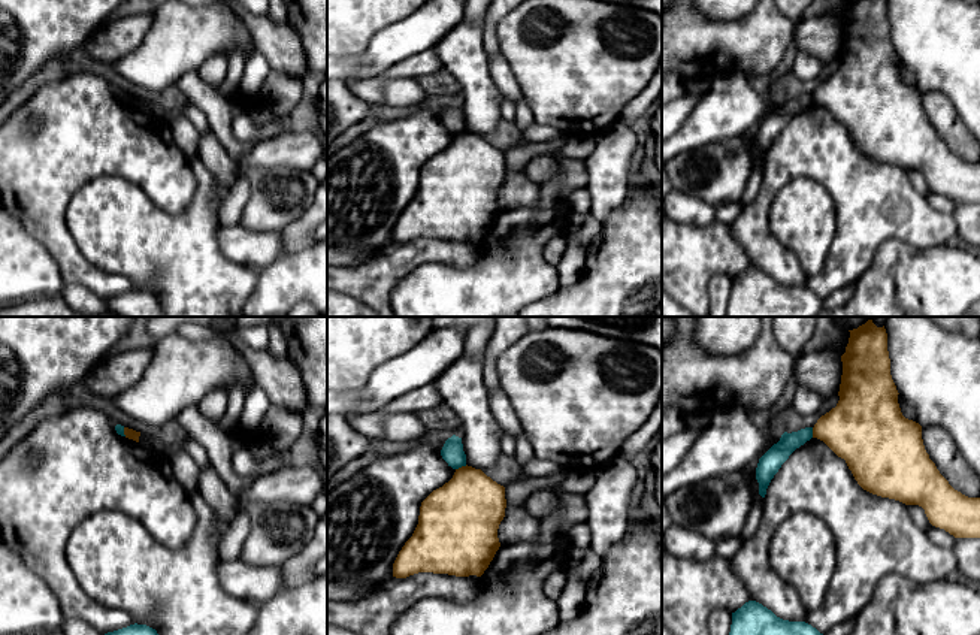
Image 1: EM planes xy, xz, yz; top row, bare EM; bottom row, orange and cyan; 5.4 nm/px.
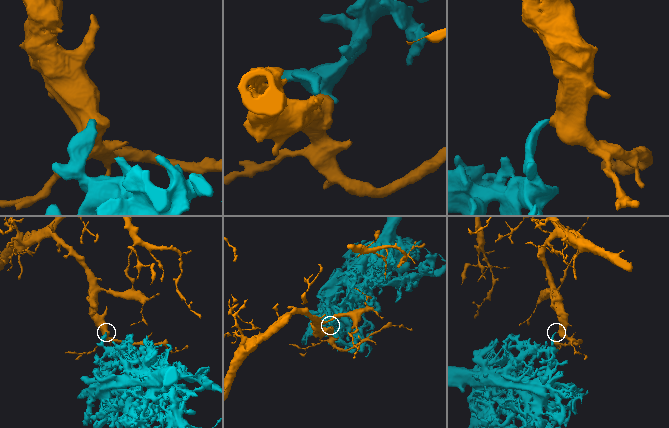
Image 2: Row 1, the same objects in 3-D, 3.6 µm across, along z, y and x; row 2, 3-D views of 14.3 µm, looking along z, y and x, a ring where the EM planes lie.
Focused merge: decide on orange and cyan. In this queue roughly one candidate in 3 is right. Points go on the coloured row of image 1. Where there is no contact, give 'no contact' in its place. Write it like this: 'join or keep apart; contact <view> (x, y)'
keep apart; contact xz (462, 466)

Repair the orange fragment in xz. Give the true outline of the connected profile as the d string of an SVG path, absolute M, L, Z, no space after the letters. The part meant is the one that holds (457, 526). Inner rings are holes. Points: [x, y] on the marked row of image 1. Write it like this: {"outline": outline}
{"outline": "M462 466L442 487L433 490L420 507L418 524L393 563L393 577L418 572L481 577L500 547L497 529L505 517L505 487L481 469Z"}

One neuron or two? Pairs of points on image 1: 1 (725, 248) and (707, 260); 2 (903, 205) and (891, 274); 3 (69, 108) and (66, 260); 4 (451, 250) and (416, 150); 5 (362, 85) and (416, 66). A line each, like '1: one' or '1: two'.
1: one
2: two
3: one
4: two
5: one

